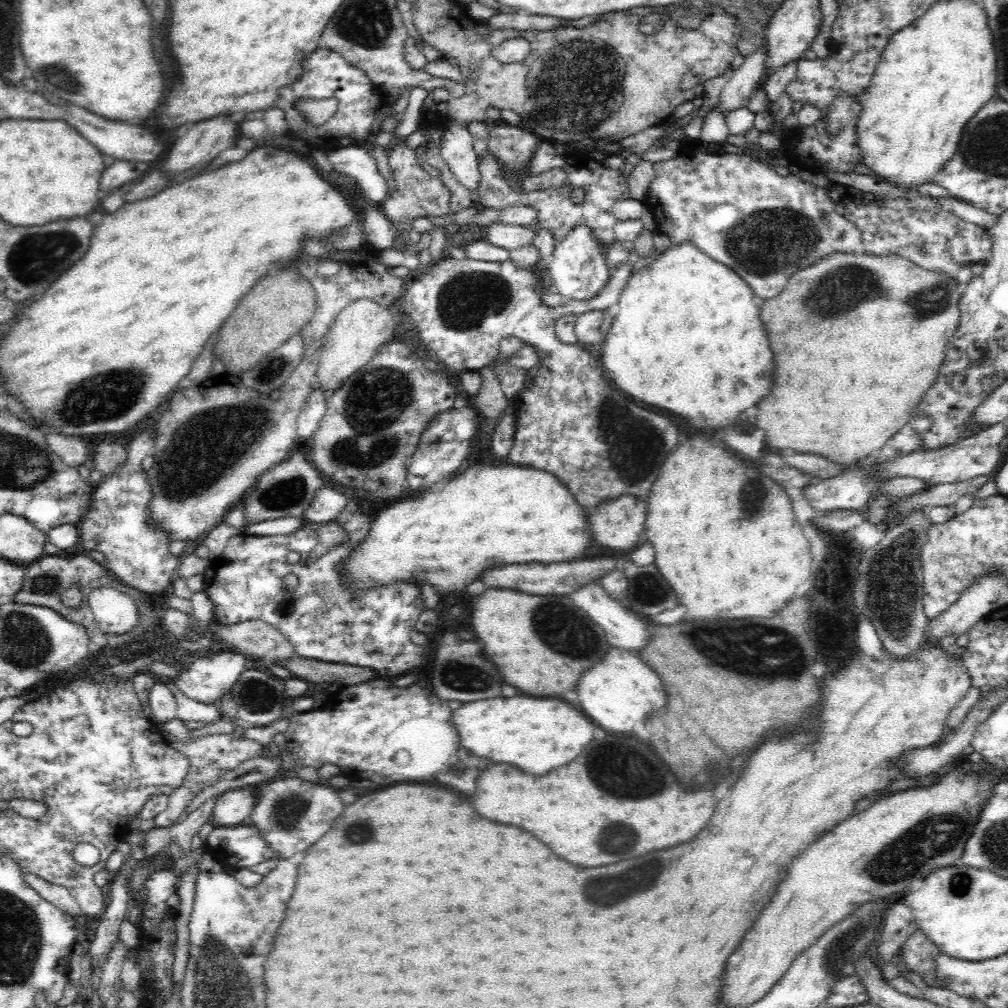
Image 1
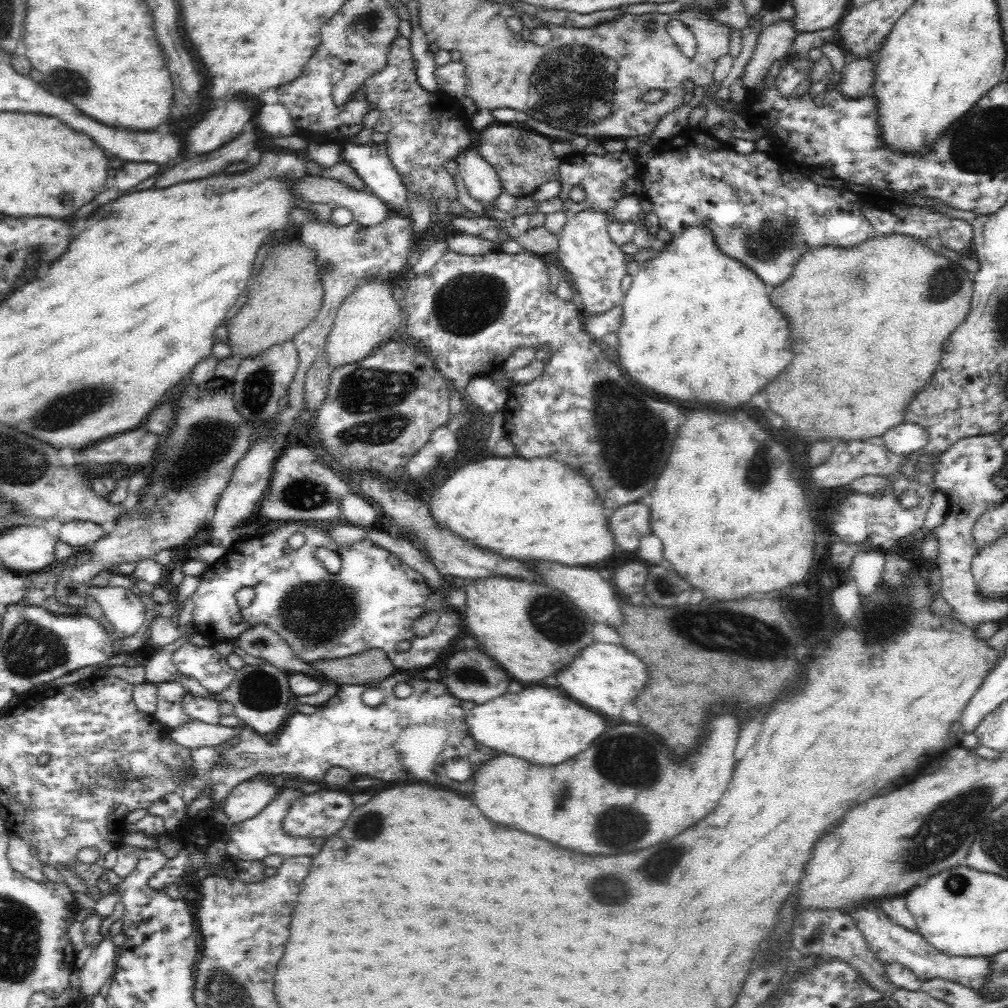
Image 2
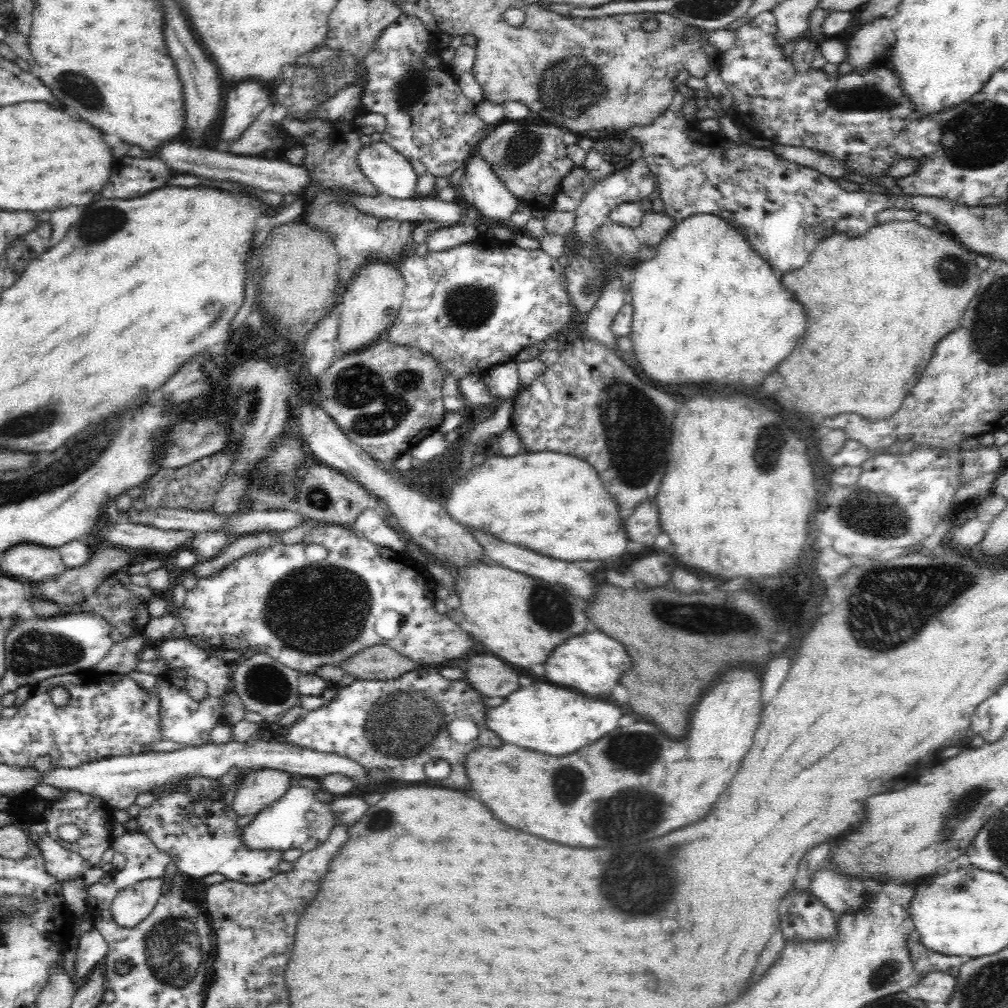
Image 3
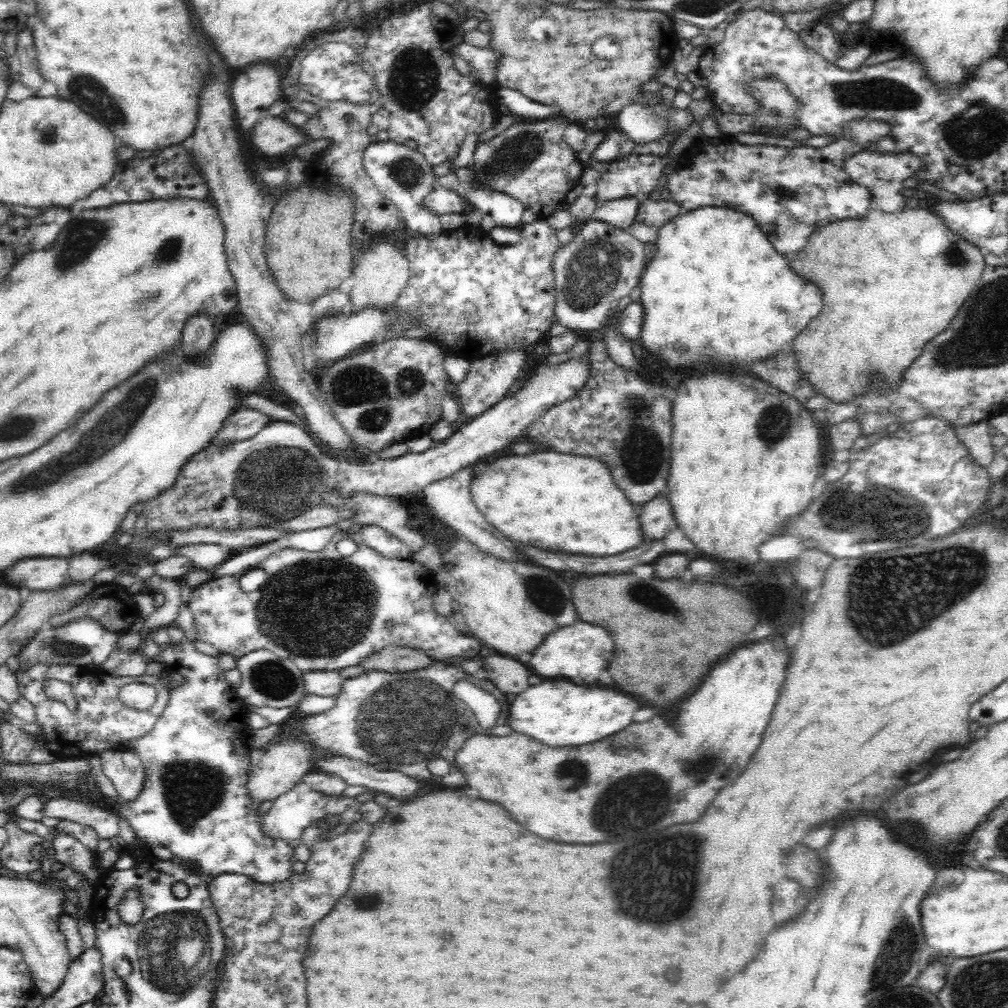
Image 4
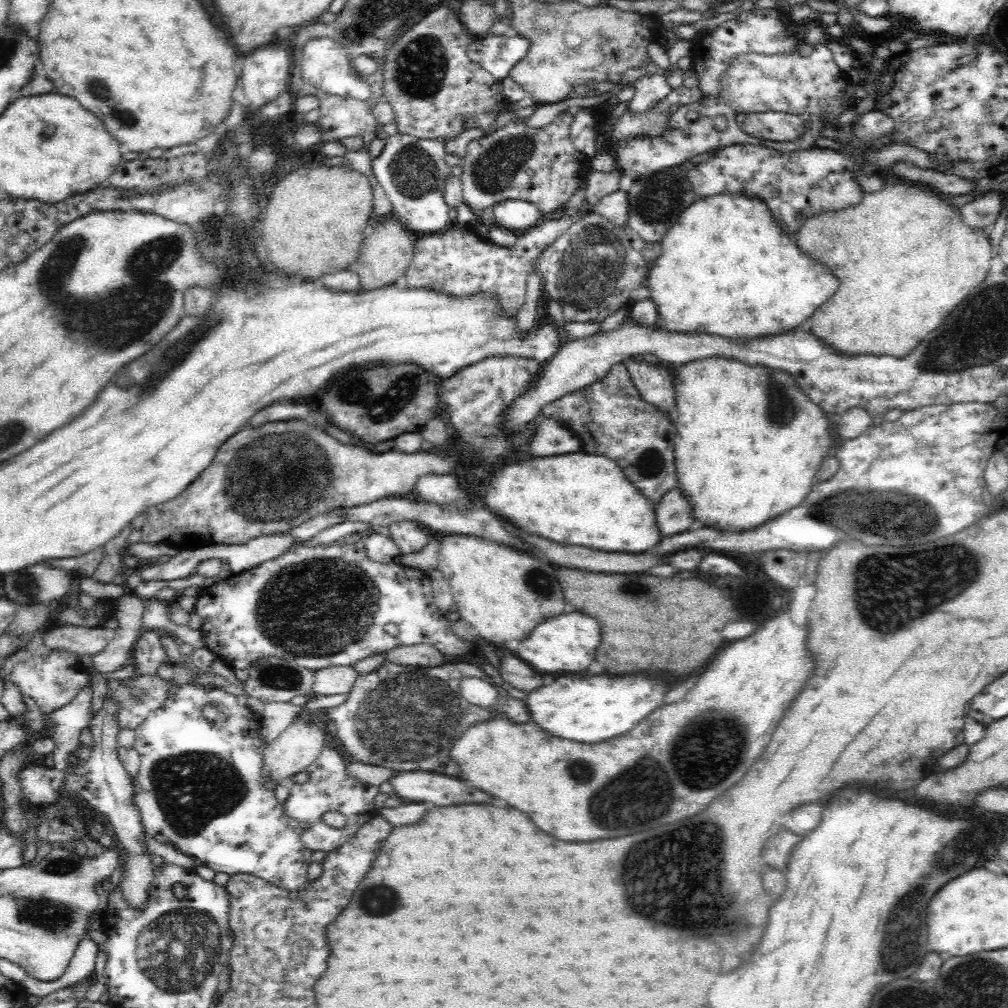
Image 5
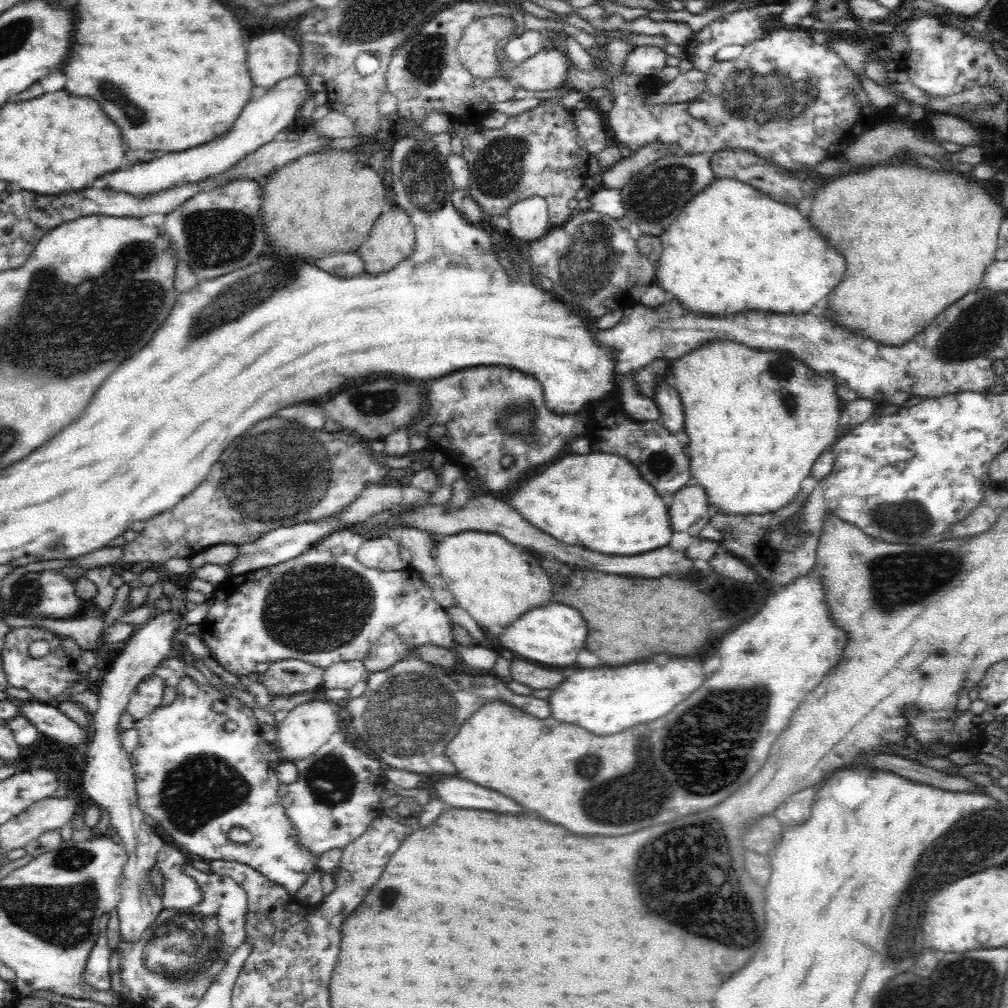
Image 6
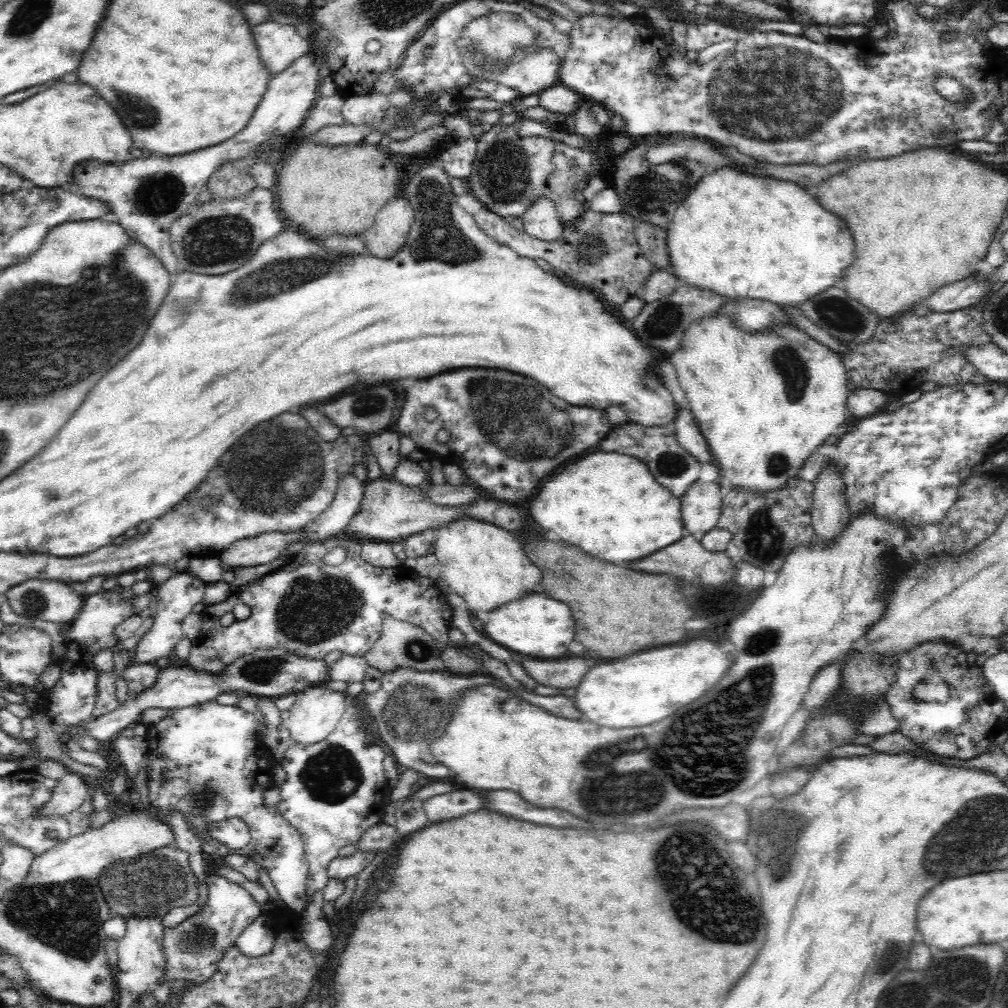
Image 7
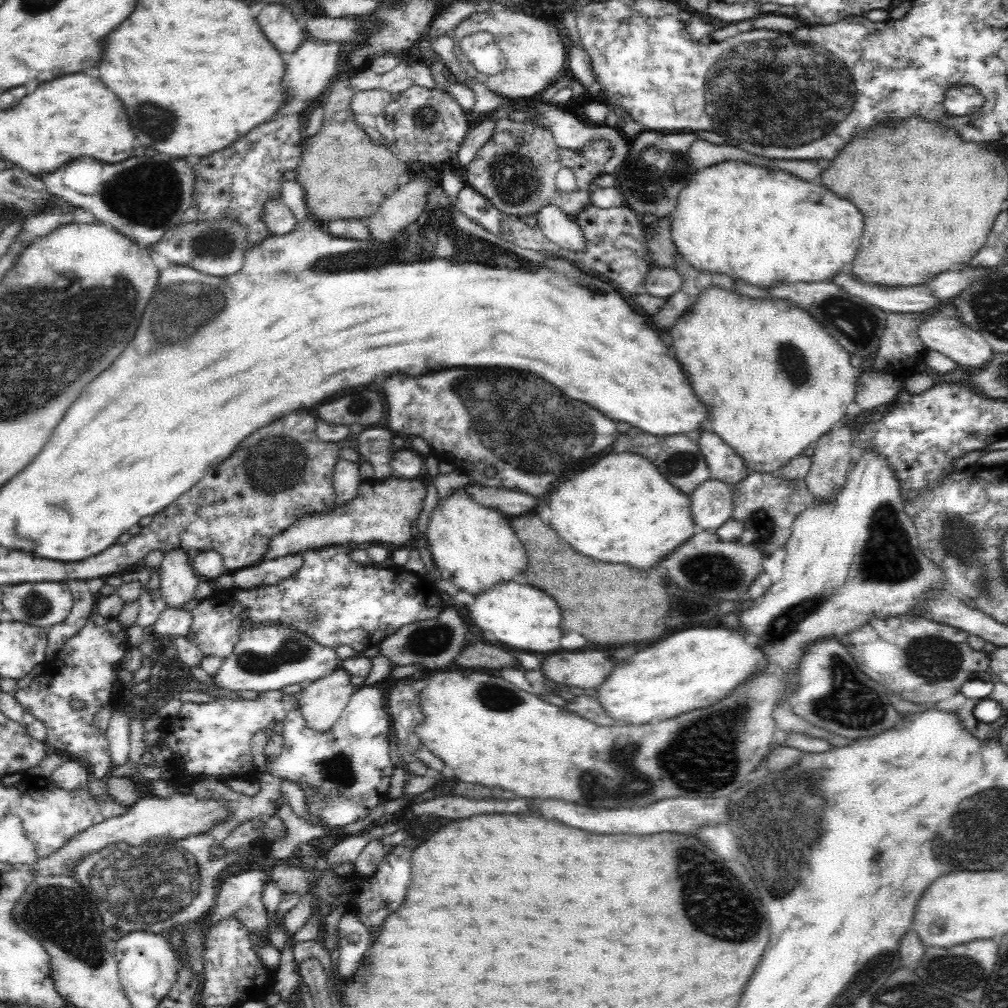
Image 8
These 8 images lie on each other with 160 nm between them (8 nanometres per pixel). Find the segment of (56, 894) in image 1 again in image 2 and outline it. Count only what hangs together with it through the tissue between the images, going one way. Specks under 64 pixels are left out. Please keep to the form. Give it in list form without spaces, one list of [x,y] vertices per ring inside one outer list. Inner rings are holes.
[[[20,837],[9,839],[7,852],[12,868],[23,878],[34,880],[40,884],[48,882],[43,873],[43,864],[39,862],[36,856],[31,856],[30,847],[22,842]]]

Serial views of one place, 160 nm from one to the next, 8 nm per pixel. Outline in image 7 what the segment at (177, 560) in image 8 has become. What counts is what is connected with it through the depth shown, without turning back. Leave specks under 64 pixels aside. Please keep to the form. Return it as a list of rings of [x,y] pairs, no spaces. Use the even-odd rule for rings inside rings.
[[[175,572],[166,582],[155,586],[153,592],[156,594],[157,605],[155,613],[152,614],[152,626],[138,640],[135,656],[126,667],[130,665],[152,665],[154,663],[160,663],[162,658],[168,659],[168,656],[175,650],[176,642],[182,636],[185,636],[182,628],[183,618],[192,612],[192,608],[196,604],[203,602],[207,585],[207,583],[196,579],[188,572]]]

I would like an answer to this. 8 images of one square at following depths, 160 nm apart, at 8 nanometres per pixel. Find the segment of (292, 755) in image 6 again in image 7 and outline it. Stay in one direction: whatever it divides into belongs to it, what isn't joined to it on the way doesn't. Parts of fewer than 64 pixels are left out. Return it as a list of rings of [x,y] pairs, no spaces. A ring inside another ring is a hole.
[[[323,682],[308,686],[297,693],[297,700],[287,714],[285,723],[289,730],[289,736],[295,744],[313,745],[326,740],[326,737],[336,728],[338,721],[342,718],[348,702],[345,702],[342,691],[332,691],[323,686]]]

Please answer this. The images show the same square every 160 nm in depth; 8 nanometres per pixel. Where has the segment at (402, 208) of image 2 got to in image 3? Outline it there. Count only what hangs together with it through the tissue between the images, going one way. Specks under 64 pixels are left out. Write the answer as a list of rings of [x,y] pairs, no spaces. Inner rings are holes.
[[[379,141],[363,145],[357,163],[379,194],[400,200],[414,199],[417,175],[402,155],[390,145]]]

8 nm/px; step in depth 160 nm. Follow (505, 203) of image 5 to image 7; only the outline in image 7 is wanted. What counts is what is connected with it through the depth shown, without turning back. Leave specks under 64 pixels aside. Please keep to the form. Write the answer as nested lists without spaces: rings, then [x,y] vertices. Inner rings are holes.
[[[545,196],[534,198],[521,219],[524,233],[532,238],[552,242],[562,234],[563,224],[558,221],[555,204]]]

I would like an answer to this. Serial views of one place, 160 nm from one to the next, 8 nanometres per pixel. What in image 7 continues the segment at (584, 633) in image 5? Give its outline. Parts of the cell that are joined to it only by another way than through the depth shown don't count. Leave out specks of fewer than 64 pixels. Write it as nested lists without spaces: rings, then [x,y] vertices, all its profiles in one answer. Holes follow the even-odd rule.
[[[540,592],[530,593],[520,600],[506,603],[493,610],[490,621],[484,626],[487,638],[496,644],[536,658],[548,661],[561,660],[568,657],[568,646],[574,640],[574,618],[570,608],[564,602],[540,596]]]

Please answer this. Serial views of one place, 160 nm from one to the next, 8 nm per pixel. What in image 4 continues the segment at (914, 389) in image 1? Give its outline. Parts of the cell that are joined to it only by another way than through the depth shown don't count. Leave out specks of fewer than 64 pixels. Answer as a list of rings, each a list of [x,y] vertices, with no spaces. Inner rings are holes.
[[[872,206],[863,219],[841,220],[814,231],[810,235],[805,249],[789,259],[790,269],[798,277],[806,279],[822,291],[822,310],[820,310],[820,314],[814,317],[812,322],[790,343],[792,355],[796,359],[796,369],[800,371],[803,379],[809,382],[815,392],[818,392],[823,398],[826,397],[833,404],[848,404],[848,402],[856,400],[856,397],[870,394],[872,390],[879,390],[881,394],[896,392],[902,386],[906,369],[909,369],[909,366],[922,354],[926,342],[930,342],[934,336],[938,336],[950,326],[952,319],[958,314],[965,300],[972,296],[982,274],[989,271],[984,263],[983,254],[984,251],[954,234],[944,225],[944,221],[940,217],[922,206],[918,209],[906,208],[896,214],[882,213],[880,209]]]

